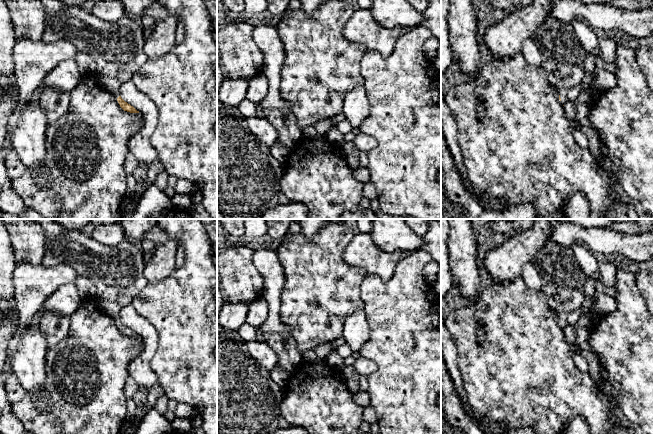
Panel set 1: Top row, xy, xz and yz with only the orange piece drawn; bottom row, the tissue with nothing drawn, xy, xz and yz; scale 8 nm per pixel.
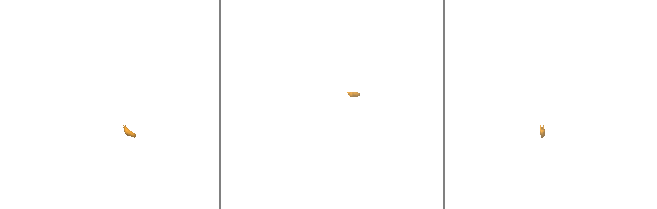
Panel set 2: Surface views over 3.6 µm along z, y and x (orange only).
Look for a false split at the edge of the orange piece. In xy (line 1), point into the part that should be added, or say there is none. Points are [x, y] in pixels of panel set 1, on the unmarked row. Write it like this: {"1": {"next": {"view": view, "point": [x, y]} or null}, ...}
{"1": {"next": {"view": "xy", "point": [117, 272]}}}

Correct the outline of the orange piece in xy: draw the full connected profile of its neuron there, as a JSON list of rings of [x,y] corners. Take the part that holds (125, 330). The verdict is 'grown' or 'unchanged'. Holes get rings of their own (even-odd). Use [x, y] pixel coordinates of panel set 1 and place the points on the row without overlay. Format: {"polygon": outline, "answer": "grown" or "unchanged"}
{"polygon": [[[31,219],[38,223],[45,233],[44,255],[42,265],[52,267],[66,264],[73,267],[78,274],[89,278],[95,285],[95,301],[101,310],[115,319],[120,331],[130,337],[139,337],[120,320],[120,311],[132,305],[134,298],[147,286],[144,275],[145,254],[141,244],[124,240],[118,245],[108,246],[84,234],[81,230],[68,230],[53,219]]], "answer": "grown"}

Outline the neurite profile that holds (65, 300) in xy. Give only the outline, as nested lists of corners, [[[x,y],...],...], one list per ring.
[[[64,284],[44,301],[42,313],[52,311],[70,316],[80,307],[82,301],[75,284]]]

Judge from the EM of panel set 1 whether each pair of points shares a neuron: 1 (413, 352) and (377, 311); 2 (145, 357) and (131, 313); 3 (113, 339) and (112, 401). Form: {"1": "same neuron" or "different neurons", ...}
{"1": "same neuron", "2": "same neuron", "3": "same neuron"}

